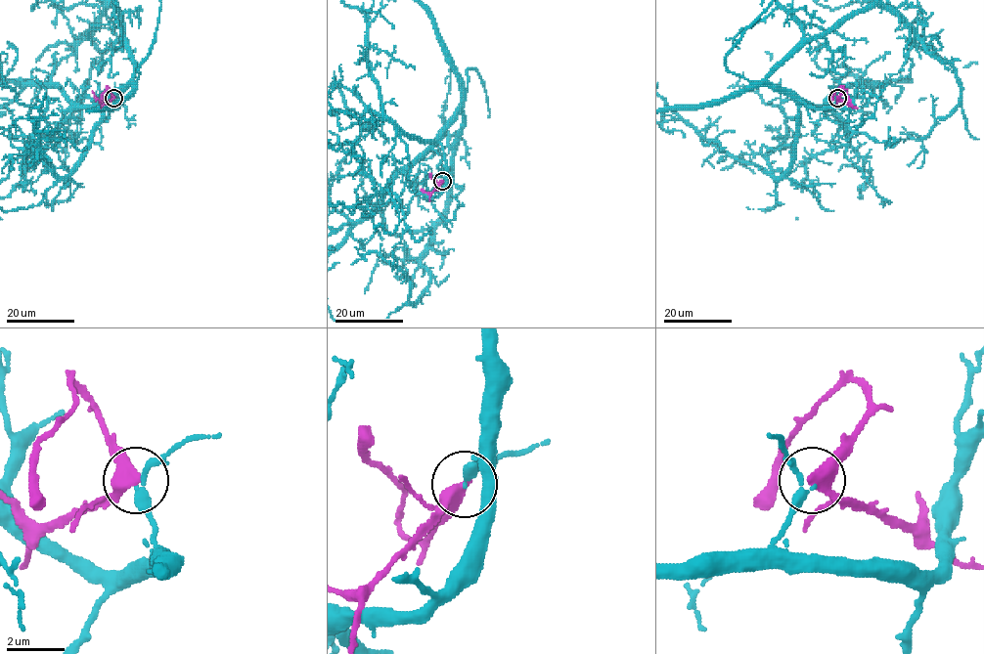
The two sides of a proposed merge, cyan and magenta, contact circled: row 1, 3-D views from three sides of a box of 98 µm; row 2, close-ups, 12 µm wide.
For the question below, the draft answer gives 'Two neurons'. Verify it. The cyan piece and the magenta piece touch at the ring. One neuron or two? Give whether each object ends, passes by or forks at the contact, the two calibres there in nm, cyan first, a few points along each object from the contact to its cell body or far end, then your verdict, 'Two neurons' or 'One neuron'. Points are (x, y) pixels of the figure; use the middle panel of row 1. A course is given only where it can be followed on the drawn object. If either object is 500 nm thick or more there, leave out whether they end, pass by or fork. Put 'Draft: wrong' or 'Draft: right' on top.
Draft: right
At the ring cyan passes by. At the ring magenta passes by. Thickness 220 nm (cyan) against 380 nm. Course of magenta: (443, 181), (437, 187), (431, 175). Two neurons

